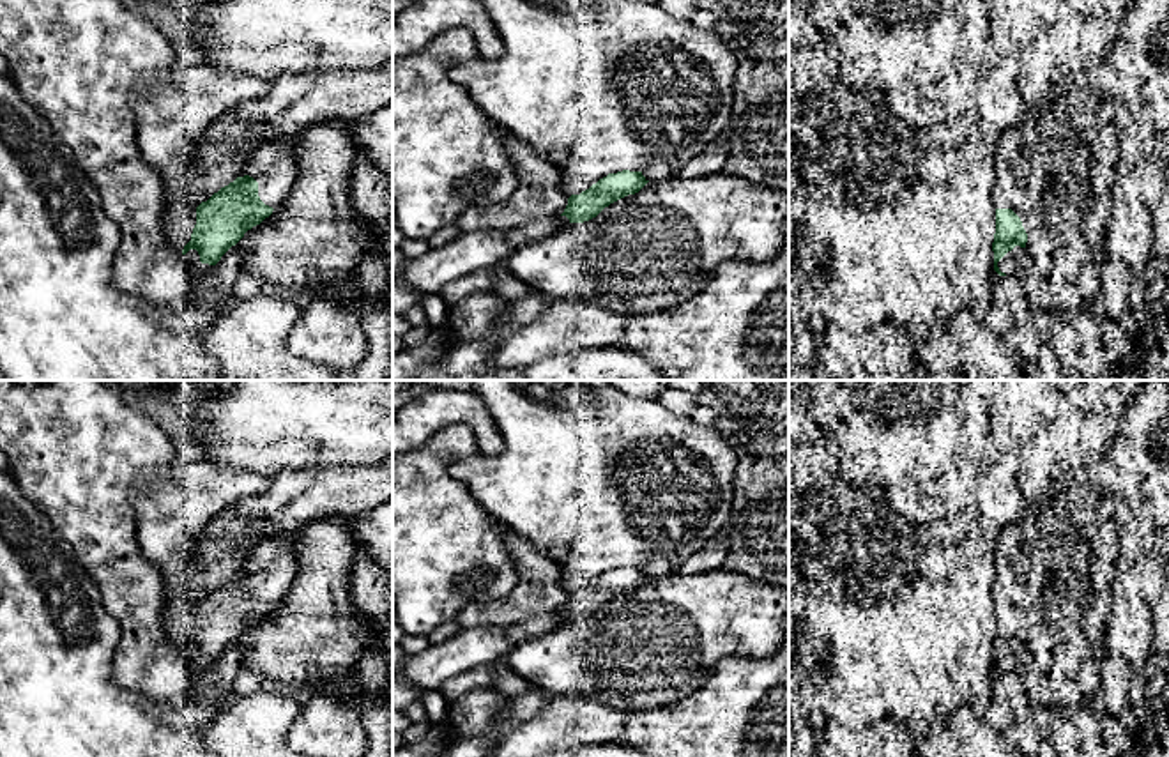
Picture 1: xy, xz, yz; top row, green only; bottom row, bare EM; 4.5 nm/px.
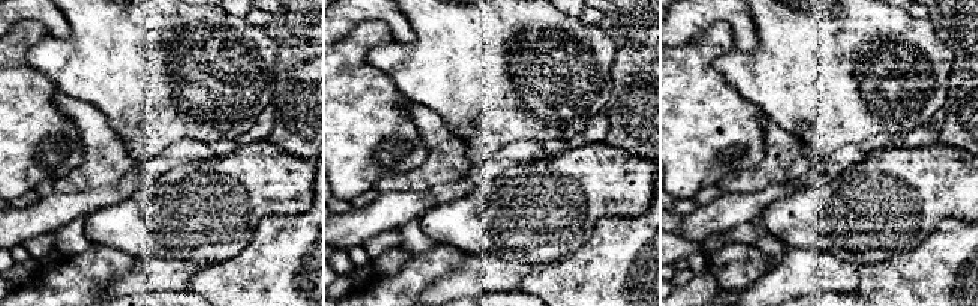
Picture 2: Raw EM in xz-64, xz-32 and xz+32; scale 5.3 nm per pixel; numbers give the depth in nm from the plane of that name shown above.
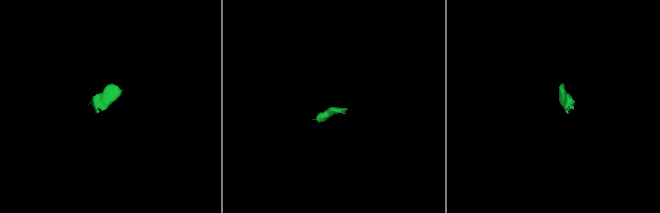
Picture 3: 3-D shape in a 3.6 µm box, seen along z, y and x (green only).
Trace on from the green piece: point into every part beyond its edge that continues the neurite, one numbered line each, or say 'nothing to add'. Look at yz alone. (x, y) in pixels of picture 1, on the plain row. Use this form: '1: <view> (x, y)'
1: yz (1014, 658)

